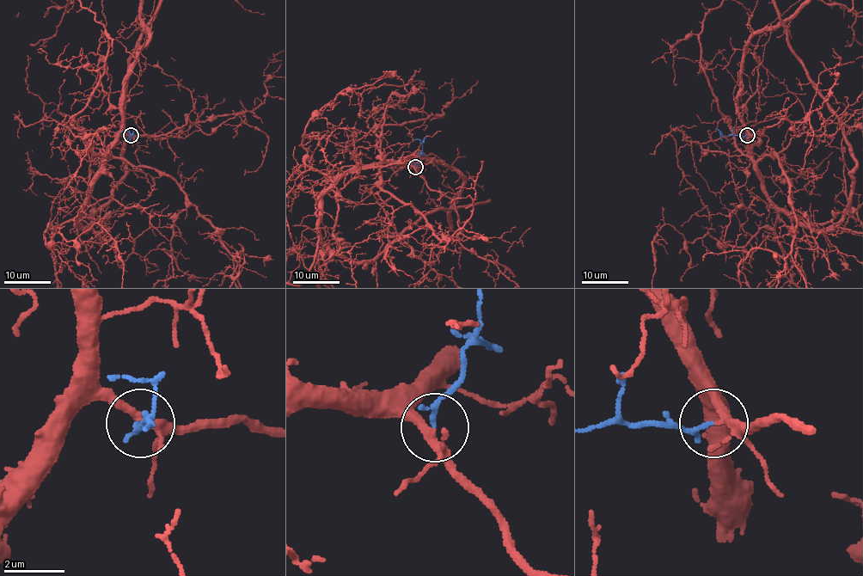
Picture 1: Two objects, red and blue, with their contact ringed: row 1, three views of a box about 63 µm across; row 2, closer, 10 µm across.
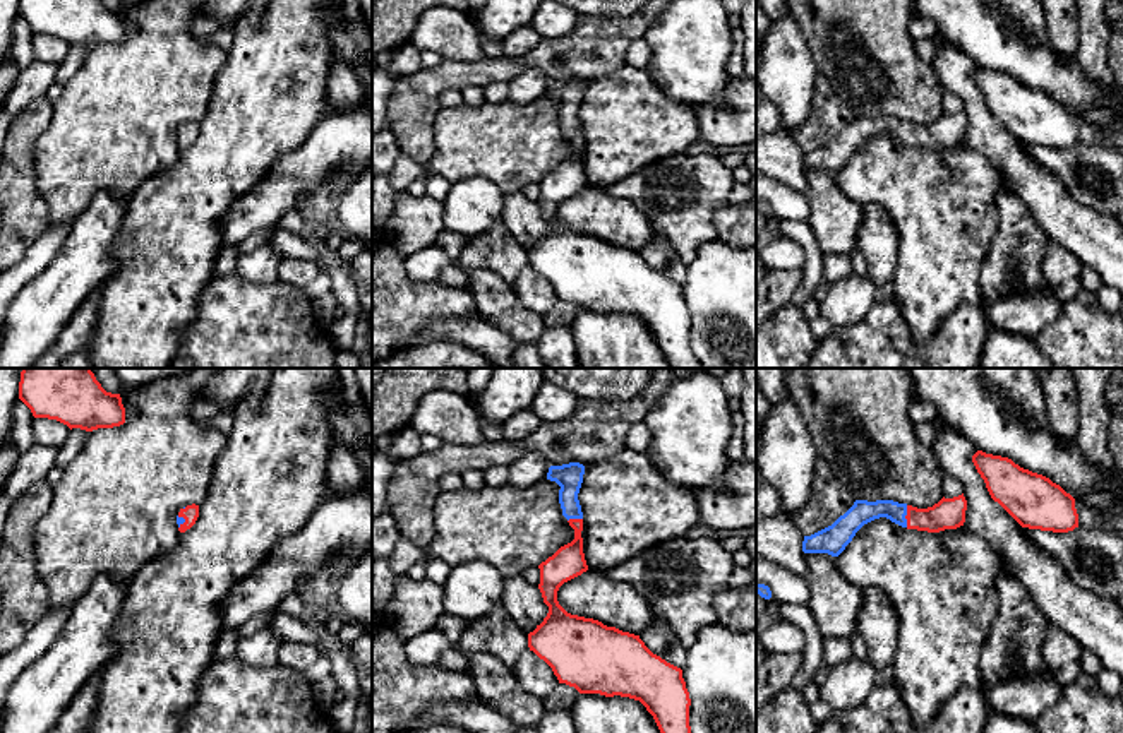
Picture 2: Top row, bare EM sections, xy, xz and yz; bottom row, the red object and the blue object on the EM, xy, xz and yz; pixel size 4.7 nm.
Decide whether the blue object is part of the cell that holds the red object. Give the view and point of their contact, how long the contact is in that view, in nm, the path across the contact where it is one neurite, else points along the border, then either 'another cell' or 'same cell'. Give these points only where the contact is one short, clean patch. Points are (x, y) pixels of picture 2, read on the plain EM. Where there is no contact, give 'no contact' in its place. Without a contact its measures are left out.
meets red in yz at (906, 132); contact 100 nm long; runs through yz (948, 129), (942, 132), (906, 132), (894, 127), (861, 129); same cell

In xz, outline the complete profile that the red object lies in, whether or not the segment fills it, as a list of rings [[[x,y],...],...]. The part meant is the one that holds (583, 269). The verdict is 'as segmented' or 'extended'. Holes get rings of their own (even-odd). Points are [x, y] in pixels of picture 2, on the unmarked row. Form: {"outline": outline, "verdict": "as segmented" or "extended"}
{"outline": [[[569,79],[550,82],[547,96],[555,98],[562,132],[574,146],[574,156],[561,163],[552,173],[538,182],[543,219],[549,229],[533,248],[528,250],[528,264],[543,276],[557,293],[559,300],[574,303],[580,310],[600,310],[605,313],[629,313],[640,317],[653,332],[670,368],[703,368],[689,343],[689,308],[682,286],[653,271],[640,252],[607,243],[598,236],[568,229],[557,218],[559,204],[588,187],[583,170],[583,128],[578,110],[583,99],[585,82]]], "verdict": "extended"}

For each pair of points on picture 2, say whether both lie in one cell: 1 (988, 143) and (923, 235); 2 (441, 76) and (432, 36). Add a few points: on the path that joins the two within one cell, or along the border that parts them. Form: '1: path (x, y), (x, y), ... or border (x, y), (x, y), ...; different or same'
1: border (964, 141), (995, 168), (1002, 182); different
2: border (484, 55), (475, 60), (444, 60); different

